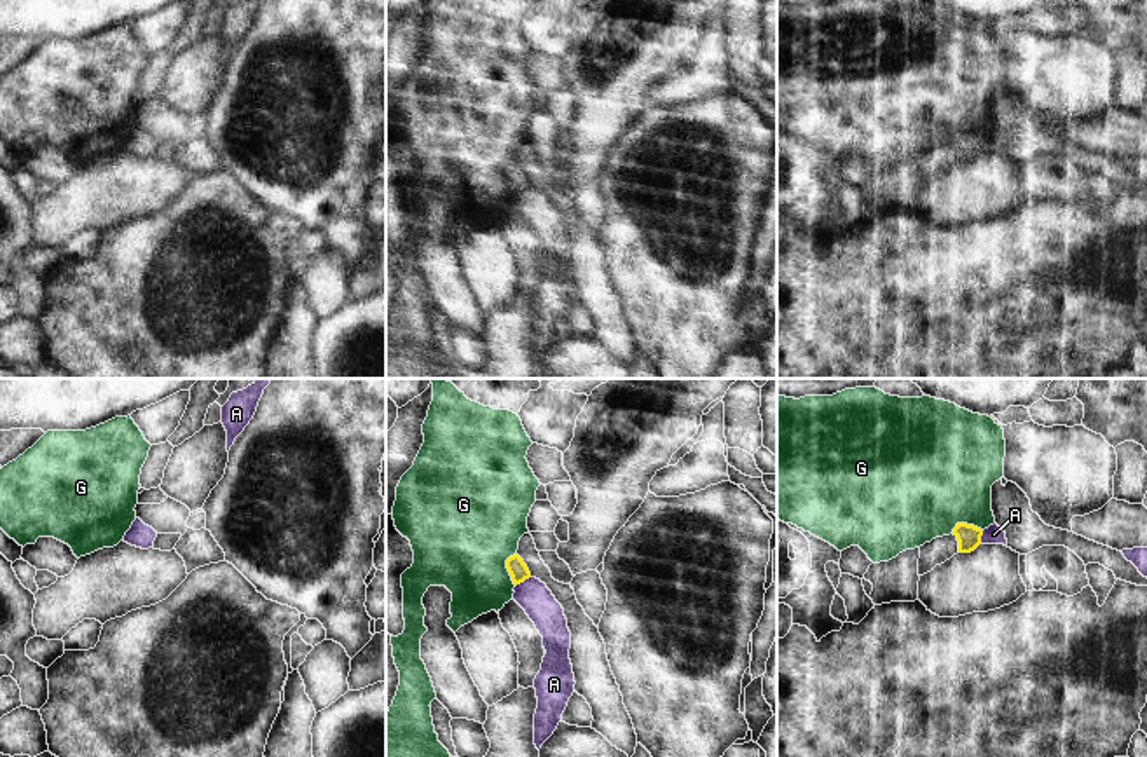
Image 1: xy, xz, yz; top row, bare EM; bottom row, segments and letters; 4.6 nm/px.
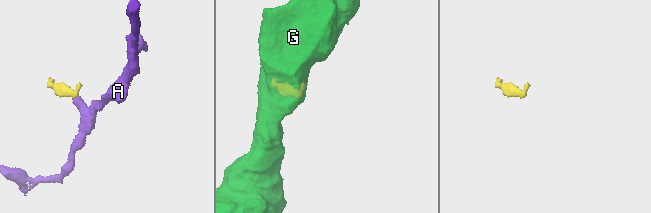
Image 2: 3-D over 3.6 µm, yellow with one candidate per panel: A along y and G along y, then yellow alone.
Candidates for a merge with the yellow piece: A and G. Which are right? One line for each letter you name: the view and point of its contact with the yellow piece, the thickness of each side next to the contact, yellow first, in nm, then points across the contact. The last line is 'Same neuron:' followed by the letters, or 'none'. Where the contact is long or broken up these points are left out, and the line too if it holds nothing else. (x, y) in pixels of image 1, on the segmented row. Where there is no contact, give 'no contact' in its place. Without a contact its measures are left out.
Same neuron: none

